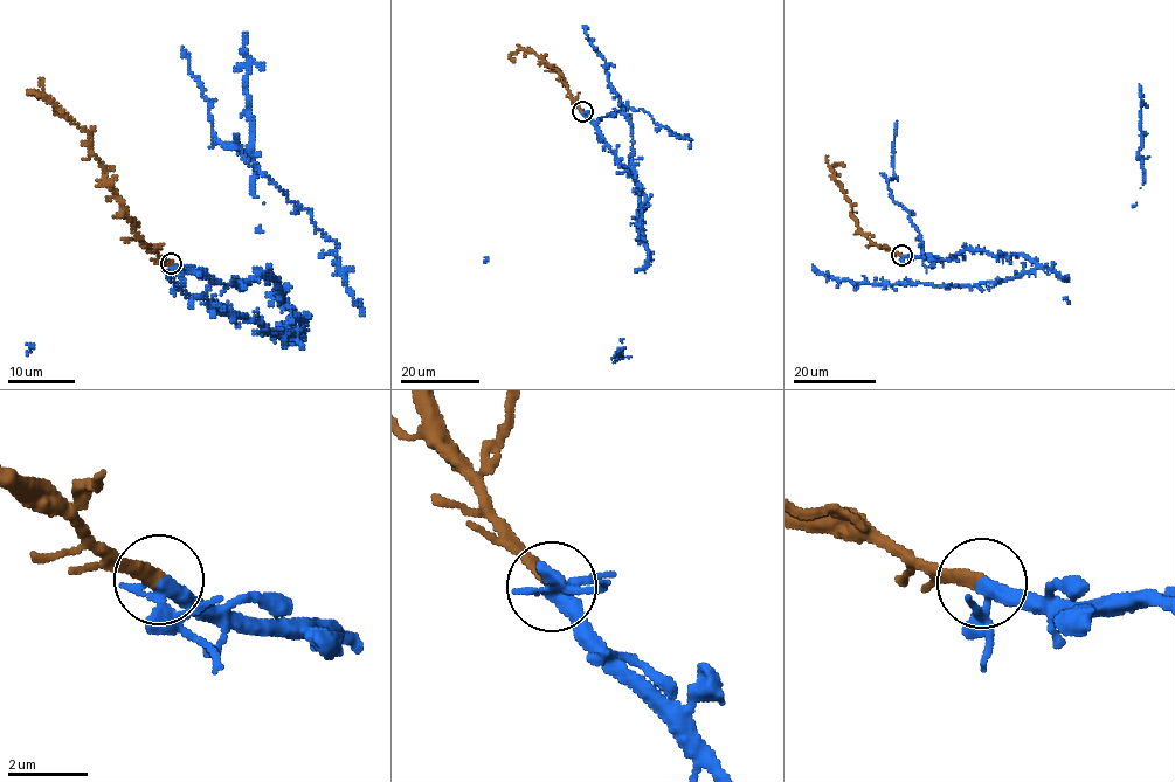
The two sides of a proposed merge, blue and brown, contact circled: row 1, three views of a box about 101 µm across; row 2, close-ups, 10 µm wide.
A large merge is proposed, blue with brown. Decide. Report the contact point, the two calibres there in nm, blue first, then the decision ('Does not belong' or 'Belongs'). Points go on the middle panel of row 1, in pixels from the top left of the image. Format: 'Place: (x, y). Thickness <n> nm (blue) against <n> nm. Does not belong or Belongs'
Place: (582, 111). Thickness 340 nm (blue) against 320 nm. Belongs

